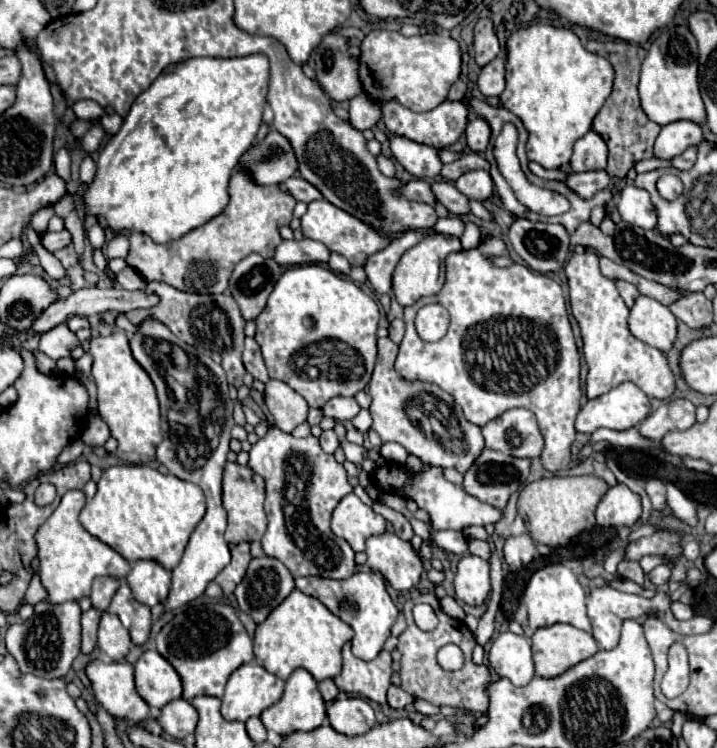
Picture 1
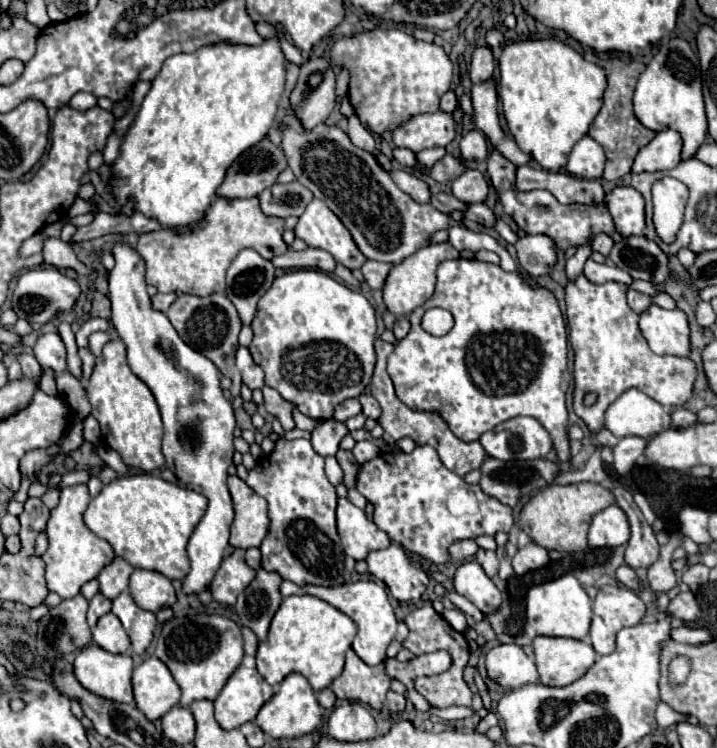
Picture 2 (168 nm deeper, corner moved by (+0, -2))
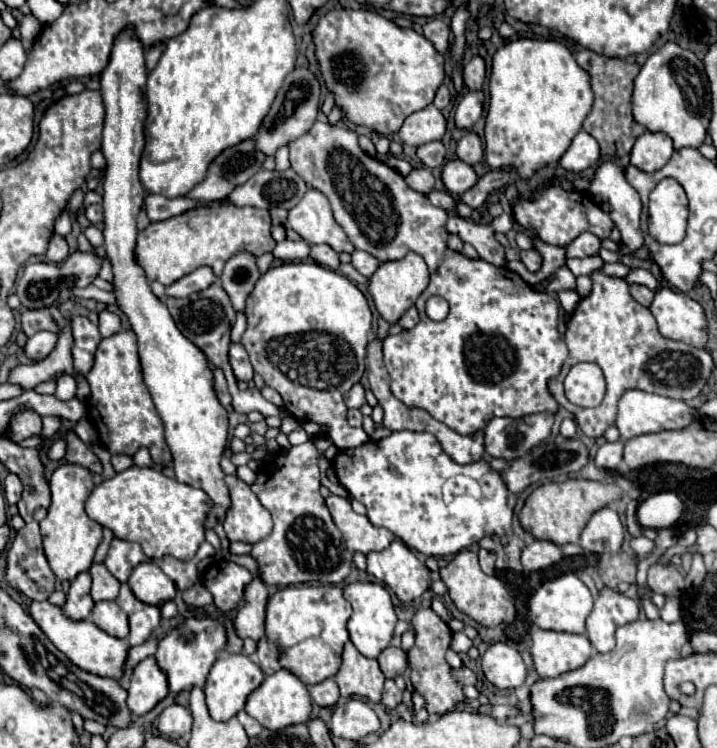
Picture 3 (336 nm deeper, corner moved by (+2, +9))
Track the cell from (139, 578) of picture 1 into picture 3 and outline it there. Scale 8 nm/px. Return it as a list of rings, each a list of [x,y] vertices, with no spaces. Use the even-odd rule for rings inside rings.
[[[155,561],[139,563],[133,569],[127,585],[131,587],[133,595],[139,601],[143,601],[147,605],[157,605],[157,607],[171,601],[177,593],[175,583],[159,569],[159,565]]]

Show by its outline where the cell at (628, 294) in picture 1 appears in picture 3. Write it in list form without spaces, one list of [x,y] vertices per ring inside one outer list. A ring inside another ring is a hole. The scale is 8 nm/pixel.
[[[631,285],[631,295],[633,295],[635,301],[639,301],[645,307],[649,307],[653,297],[655,297],[655,293],[651,289],[647,289],[645,285]]]

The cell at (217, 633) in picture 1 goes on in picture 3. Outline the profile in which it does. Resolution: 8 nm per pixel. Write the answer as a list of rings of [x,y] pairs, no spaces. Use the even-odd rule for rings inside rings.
[[[183,619],[175,629],[171,629],[167,635],[161,637],[155,653],[157,665],[165,671],[169,691],[179,693],[183,689],[201,687],[205,685],[205,679],[209,675],[209,669],[213,667],[217,653],[225,647],[225,629],[215,619]]]

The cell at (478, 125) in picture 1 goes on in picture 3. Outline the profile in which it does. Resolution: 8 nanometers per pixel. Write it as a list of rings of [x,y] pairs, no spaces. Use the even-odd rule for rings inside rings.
[[[467,131],[459,141],[457,141],[457,157],[461,161],[465,161],[467,165],[475,165],[479,161],[483,161],[483,143],[481,139]]]

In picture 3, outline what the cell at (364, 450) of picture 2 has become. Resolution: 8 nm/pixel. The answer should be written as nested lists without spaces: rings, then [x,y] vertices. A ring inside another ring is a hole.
[[[283,263],[271,267],[259,277],[245,307],[247,329],[241,337],[249,353],[253,369],[263,377],[265,385],[273,387],[283,397],[283,409],[297,421],[313,421],[329,429],[329,437],[339,449],[359,447],[369,441],[363,429],[353,429],[347,423],[347,407],[343,395],[359,383],[365,371],[365,353],[371,331],[371,309],[365,295],[341,273],[317,263]]]

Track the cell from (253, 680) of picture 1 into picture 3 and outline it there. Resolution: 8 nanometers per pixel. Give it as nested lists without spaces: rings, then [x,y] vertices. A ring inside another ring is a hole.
[[[243,653],[217,659],[207,675],[207,681],[205,681],[205,701],[207,701],[209,715],[215,721],[227,721],[227,719],[235,717],[239,711],[243,711],[249,693],[255,691],[263,679],[265,679],[263,671]]]

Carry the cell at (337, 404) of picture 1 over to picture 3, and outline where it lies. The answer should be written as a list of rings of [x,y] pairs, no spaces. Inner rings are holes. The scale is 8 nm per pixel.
[[[357,383],[349,389],[349,393],[345,393],[345,403],[349,409],[359,409],[363,403],[365,403],[365,391],[363,391],[363,385]]]

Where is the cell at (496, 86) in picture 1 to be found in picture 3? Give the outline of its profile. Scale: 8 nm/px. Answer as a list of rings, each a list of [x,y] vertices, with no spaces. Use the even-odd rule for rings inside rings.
[[[477,91],[477,93],[467,93],[459,101],[459,105],[455,109],[455,127],[457,129],[469,131],[479,121],[481,109],[483,109],[483,99],[485,99],[485,95],[481,91]]]

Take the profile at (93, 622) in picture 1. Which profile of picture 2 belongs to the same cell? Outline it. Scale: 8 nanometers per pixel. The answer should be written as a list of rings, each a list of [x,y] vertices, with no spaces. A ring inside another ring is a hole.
[[[95,594],[95,598],[89,602],[89,612],[87,612],[87,622],[89,622],[89,626],[95,626],[97,620],[99,620],[103,614],[107,614],[107,612],[111,612],[111,600],[107,600],[107,598],[101,596],[101,594]]]

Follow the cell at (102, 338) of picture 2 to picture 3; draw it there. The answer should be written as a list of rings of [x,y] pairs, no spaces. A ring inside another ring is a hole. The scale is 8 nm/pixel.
[[[101,311],[99,313],[99,331],[101,331],[101,337],[111,337],[115,333],[119,333],[123,327],[121,327],[121,321],[115,313],[109,313],[109,311]]]

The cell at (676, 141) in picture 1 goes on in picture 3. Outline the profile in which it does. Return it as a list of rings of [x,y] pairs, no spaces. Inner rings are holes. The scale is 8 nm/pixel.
[[[645,131],[633,145],[631,165],[645,173],[661,169],[673,155],[673,141],[665,133]]]

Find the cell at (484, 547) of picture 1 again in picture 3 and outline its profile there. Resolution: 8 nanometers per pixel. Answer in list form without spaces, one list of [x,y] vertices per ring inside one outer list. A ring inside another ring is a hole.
[[[479,549],[479,565],[485,575],[493,575],[495,573],[495,553]]]

